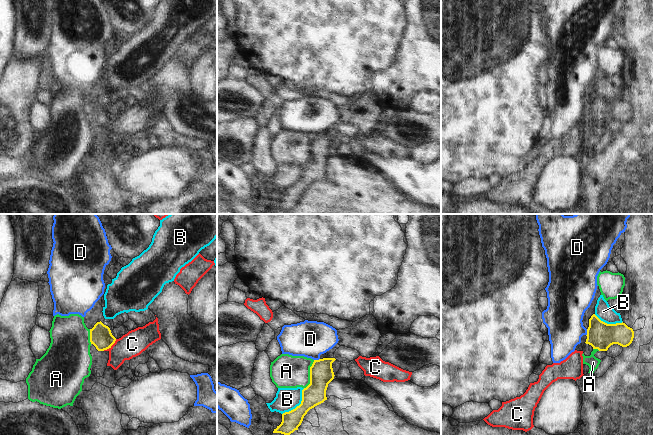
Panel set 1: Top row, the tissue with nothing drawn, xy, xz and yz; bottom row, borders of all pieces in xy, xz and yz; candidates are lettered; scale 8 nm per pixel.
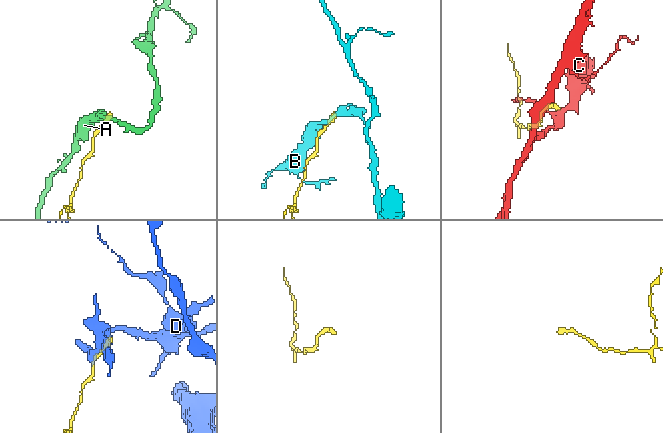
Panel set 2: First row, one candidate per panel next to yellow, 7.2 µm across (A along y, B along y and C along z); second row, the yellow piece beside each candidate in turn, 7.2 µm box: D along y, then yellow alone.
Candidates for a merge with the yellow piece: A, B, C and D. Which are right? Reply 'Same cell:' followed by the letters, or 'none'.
Same cell: C

